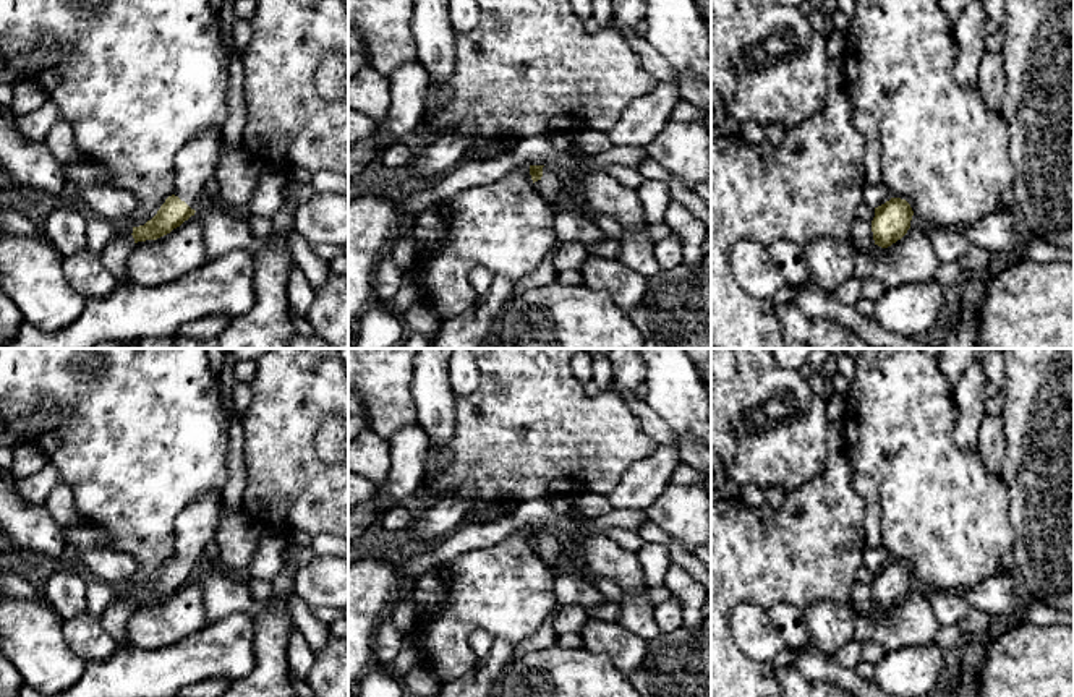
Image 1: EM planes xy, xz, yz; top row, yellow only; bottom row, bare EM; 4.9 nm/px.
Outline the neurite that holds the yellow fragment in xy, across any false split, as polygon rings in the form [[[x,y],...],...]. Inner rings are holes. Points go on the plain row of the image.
[[[206,493],[191,501],[175,519],[175,556],[144,588],[133,590],[134,606],[157,603],[196,575],[206,545],[214,540],[222,509],[222,493]]]

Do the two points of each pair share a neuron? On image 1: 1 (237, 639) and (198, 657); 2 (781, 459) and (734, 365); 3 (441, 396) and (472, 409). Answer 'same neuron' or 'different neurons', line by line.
1: same neuron
2: same neuron
3: different neurons

